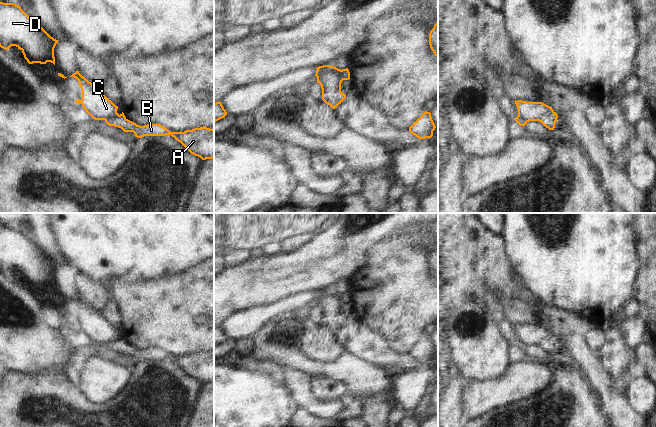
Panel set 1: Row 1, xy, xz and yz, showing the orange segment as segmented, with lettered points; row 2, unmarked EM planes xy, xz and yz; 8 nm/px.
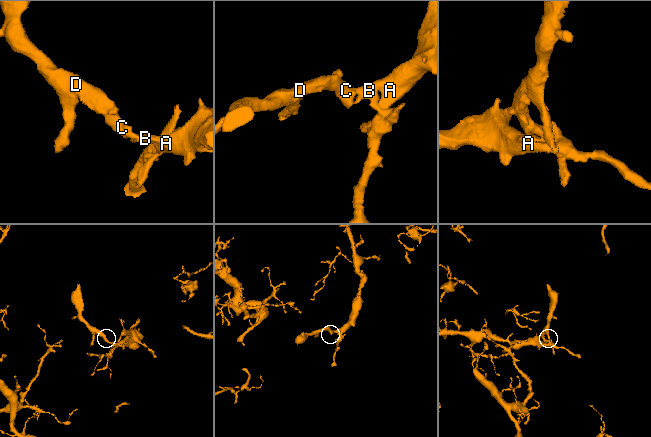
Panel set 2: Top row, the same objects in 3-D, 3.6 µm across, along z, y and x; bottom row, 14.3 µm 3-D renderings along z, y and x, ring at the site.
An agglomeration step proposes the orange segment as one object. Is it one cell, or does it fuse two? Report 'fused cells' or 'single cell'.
fused cells

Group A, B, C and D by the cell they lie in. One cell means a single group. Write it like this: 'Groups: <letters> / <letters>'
Groups: A B / C D.

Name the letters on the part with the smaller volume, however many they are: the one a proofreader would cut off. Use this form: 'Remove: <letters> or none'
Remove: C, D

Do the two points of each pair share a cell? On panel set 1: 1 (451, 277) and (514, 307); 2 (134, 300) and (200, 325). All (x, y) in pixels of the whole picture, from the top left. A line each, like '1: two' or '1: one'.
1: two
2: one

